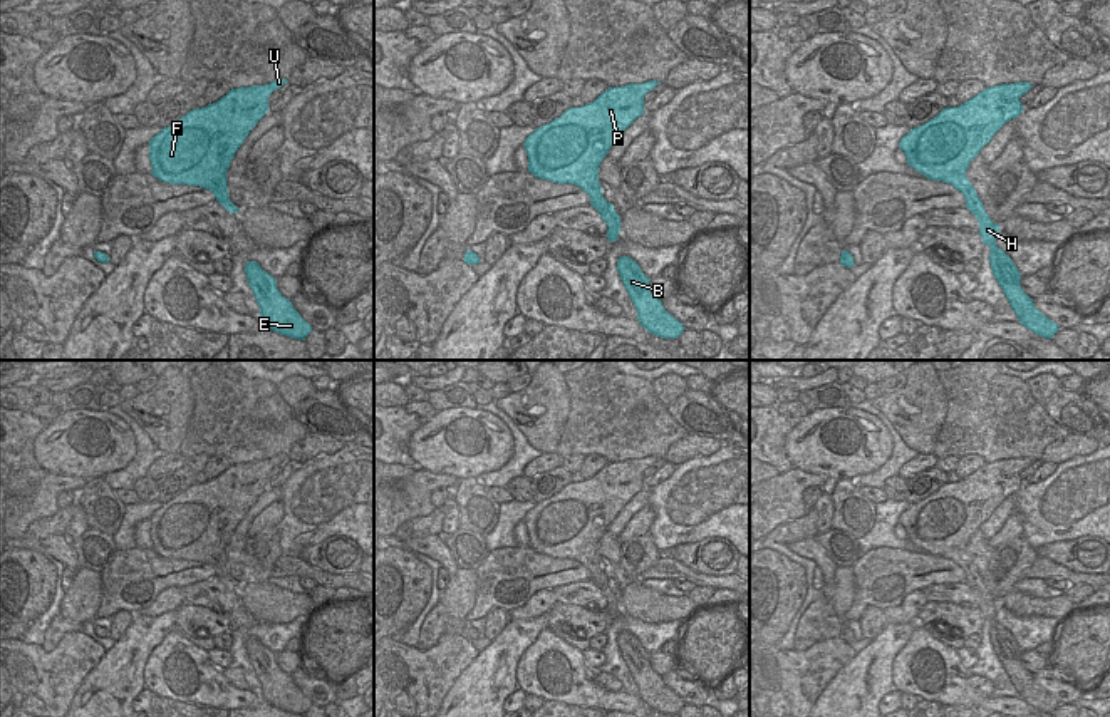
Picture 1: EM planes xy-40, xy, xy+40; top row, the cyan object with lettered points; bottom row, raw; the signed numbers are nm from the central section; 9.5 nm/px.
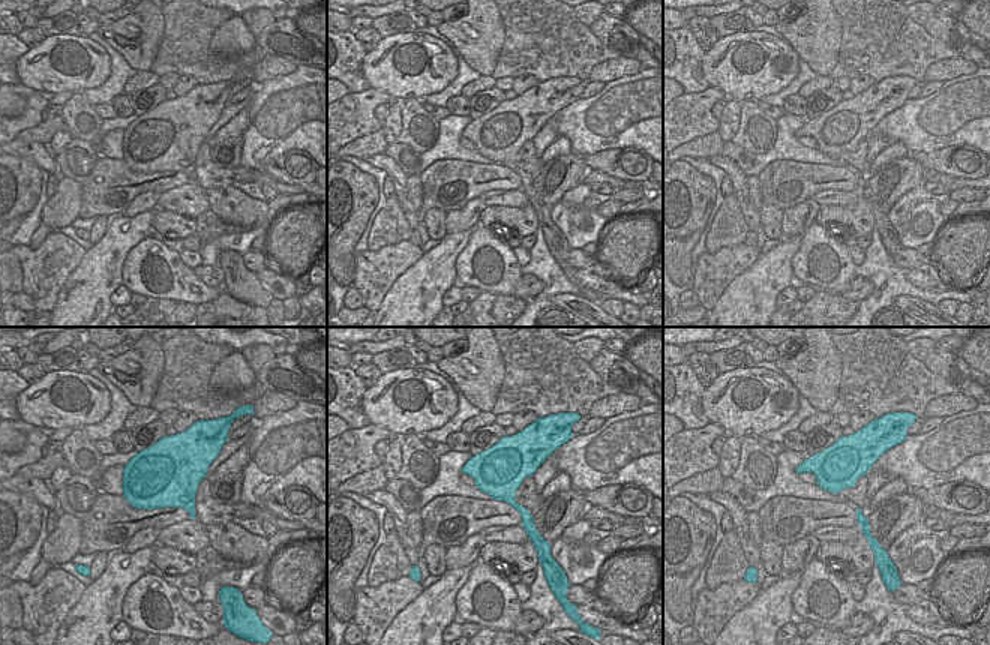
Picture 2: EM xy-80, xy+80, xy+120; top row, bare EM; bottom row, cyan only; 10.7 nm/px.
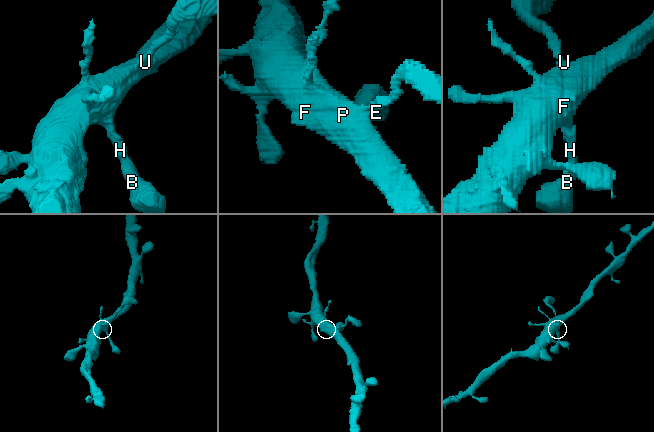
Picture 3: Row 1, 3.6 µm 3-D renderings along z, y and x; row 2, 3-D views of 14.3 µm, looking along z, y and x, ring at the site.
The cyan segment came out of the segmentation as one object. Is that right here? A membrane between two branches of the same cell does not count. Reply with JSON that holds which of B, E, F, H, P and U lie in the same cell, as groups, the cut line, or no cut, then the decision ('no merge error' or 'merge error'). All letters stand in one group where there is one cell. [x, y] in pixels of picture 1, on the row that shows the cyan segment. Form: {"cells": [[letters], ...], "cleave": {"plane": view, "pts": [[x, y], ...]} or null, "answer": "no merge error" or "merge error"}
{"cells": [["B", "E", "F", "H", "P", "U"]], "cleave": null, "answer": "no merge error"}

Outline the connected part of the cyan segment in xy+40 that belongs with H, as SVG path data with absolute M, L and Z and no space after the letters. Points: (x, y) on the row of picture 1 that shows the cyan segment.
M1014 82L988 87L957 107L942 109L934 119L910 129L899 147L907 164L927 179L952 184L966 198L966 208L978 218L983 243L989 246L994 278L1014 310L1019 323L1040 337L1053 338L1060 330L1055 322L1035 308L1021 285L1021 273L1013 260L996 246L999 224L993 223L966 178L969 162L1011 119L1023 112L1019 97L1033 85Z

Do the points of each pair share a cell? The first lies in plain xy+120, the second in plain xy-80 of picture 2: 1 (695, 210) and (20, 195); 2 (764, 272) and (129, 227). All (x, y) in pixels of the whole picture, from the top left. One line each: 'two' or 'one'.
1: one
2: one

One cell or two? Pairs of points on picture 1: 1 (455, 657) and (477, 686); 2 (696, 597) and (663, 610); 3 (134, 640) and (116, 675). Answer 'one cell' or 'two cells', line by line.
1: two cells
2: two cells
3: one cell

